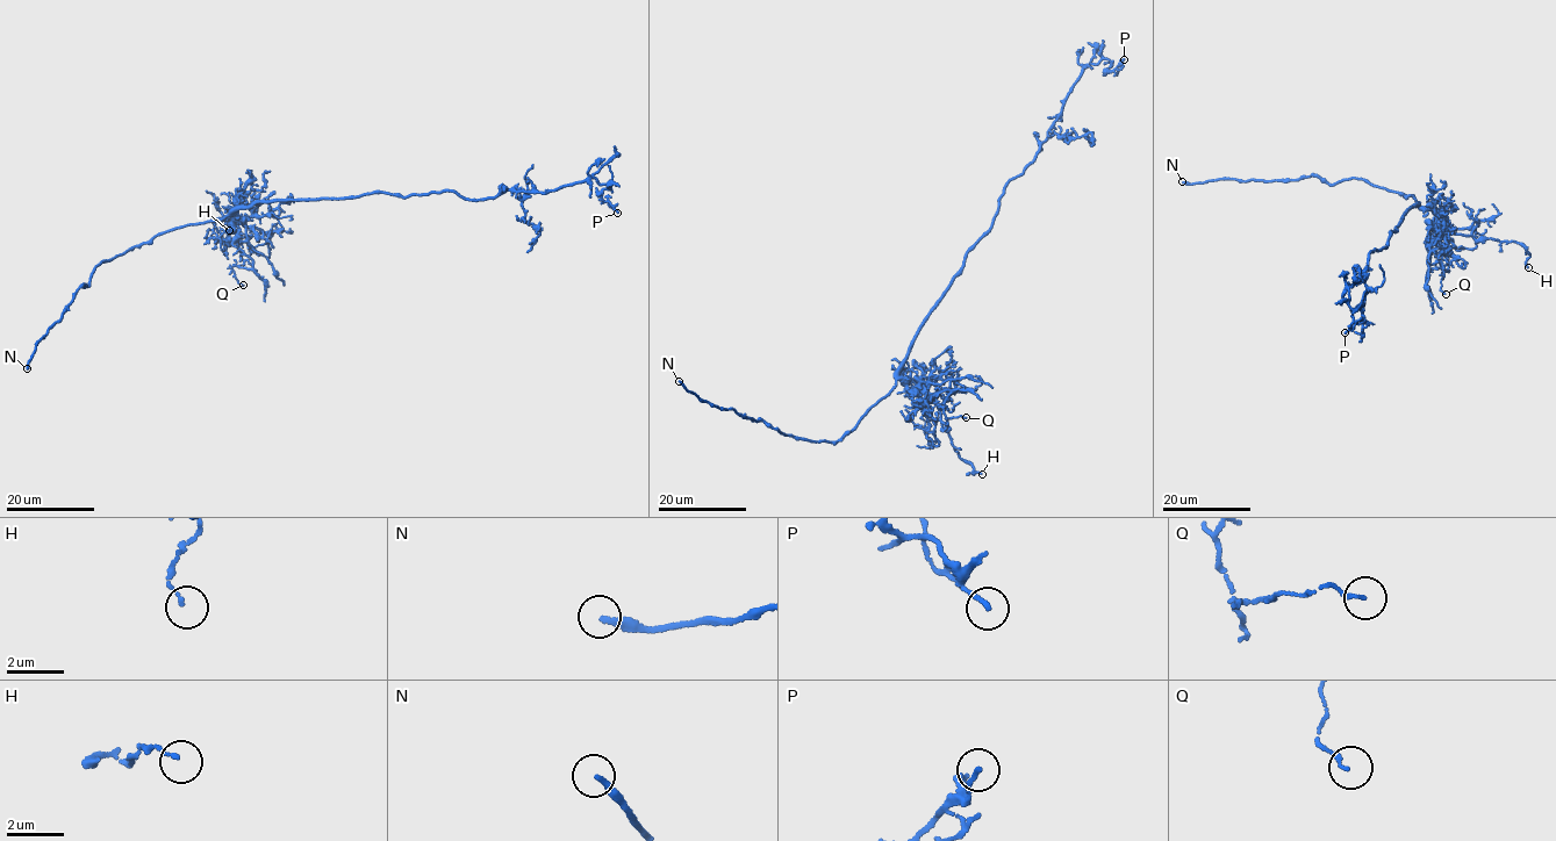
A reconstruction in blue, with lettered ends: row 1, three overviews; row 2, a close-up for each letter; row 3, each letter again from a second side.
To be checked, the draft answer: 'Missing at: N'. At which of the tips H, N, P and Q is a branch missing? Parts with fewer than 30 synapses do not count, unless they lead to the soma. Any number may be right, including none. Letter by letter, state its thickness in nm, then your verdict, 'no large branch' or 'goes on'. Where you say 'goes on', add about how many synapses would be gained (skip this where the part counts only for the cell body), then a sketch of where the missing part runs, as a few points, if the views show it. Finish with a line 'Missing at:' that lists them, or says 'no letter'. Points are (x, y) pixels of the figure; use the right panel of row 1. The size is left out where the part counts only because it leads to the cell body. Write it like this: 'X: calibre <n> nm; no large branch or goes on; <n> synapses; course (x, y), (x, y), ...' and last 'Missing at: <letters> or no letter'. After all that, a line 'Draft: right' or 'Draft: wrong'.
H: calibre 110 nm; no large branch
N: calibre 240 nm; goes on
P: calibre 160 nm; no large branch
Q: calibre 140 nm; no large branch
Missing at: N
Draft: right

